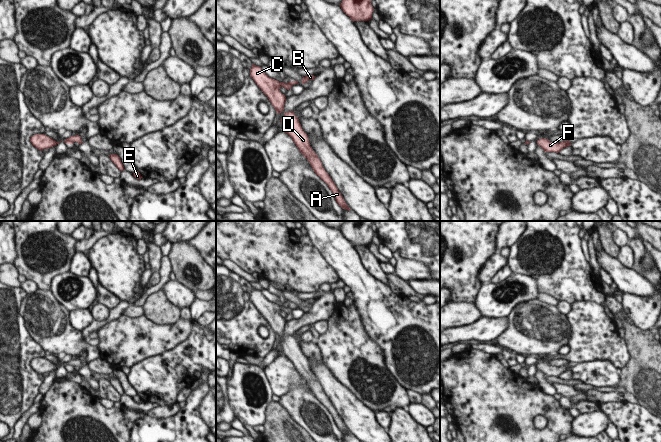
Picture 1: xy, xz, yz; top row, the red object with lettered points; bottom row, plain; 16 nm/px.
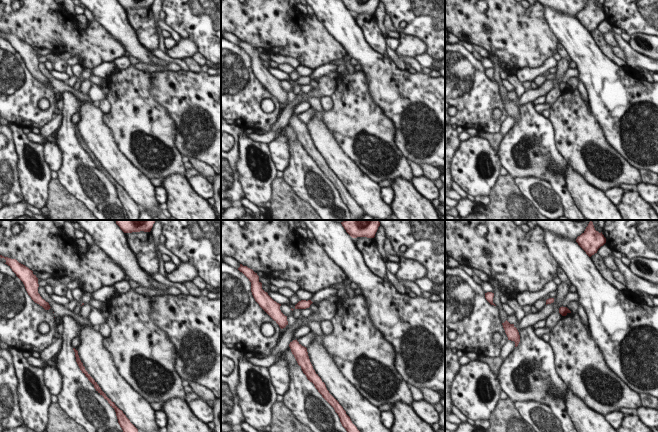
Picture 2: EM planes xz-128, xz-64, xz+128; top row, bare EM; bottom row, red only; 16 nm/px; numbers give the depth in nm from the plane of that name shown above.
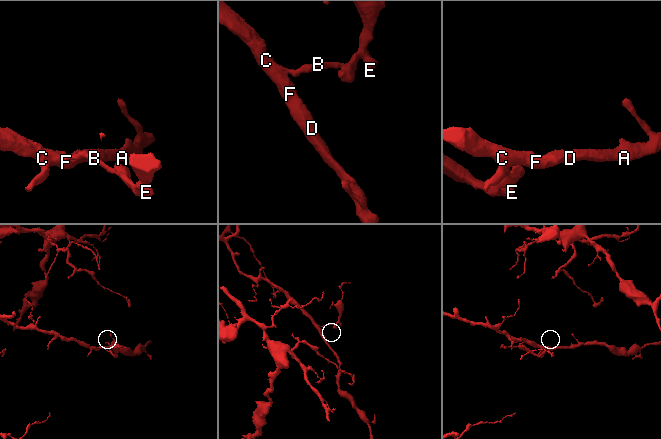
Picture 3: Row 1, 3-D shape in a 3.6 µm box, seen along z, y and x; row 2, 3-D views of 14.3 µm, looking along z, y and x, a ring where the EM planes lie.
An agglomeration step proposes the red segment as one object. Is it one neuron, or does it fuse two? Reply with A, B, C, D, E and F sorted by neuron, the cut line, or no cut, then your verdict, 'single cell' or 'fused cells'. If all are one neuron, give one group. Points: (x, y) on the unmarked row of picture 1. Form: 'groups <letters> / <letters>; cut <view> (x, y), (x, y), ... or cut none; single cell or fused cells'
groups A B C D E F; cut none; single cell

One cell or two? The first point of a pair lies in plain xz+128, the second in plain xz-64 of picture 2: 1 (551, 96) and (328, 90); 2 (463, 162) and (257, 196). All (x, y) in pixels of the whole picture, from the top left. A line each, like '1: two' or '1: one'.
1: two
2: one

